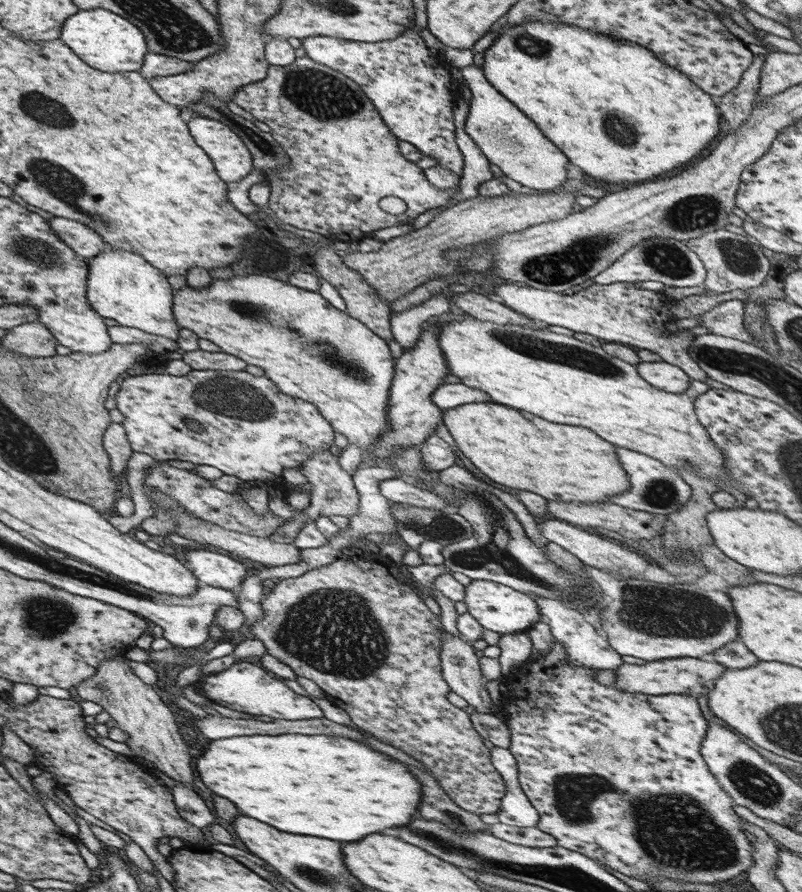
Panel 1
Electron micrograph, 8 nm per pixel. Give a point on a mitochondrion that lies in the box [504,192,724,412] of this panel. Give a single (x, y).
(577, 258)

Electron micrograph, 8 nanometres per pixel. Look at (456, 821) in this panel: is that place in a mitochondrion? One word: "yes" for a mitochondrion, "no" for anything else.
yes

